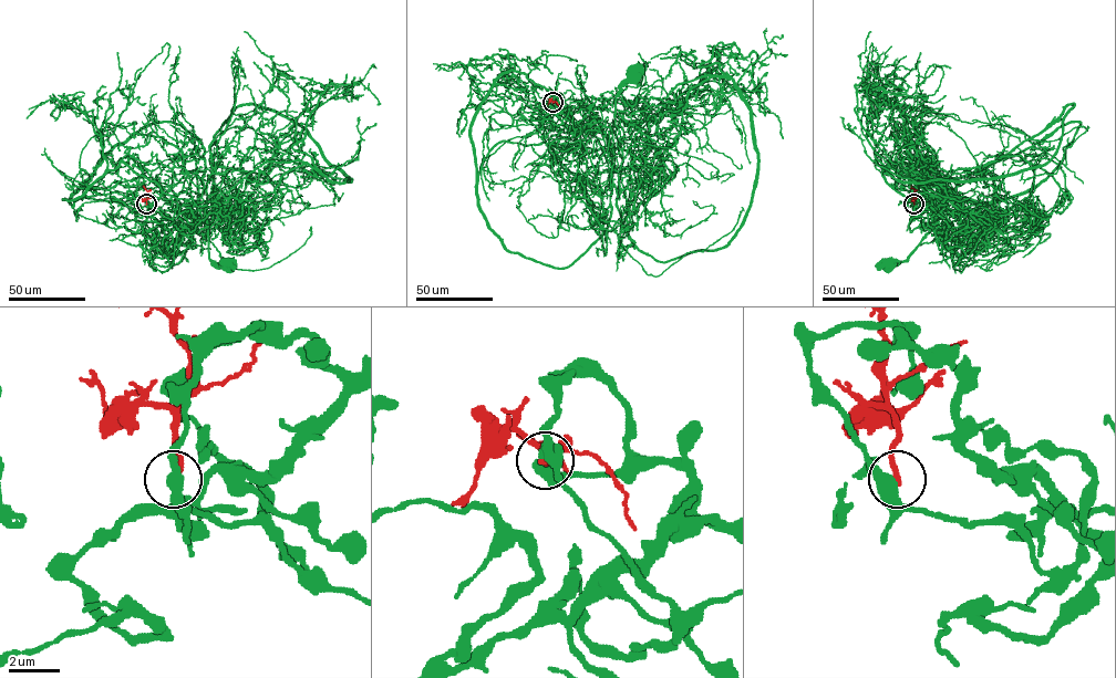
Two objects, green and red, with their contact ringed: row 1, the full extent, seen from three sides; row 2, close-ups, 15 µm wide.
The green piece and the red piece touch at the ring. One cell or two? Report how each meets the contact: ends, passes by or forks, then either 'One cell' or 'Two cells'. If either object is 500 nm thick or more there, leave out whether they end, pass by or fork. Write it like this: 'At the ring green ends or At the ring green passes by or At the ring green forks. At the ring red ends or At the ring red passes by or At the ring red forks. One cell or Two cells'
At the ring green passes by. At the ring red ends. Two cells

